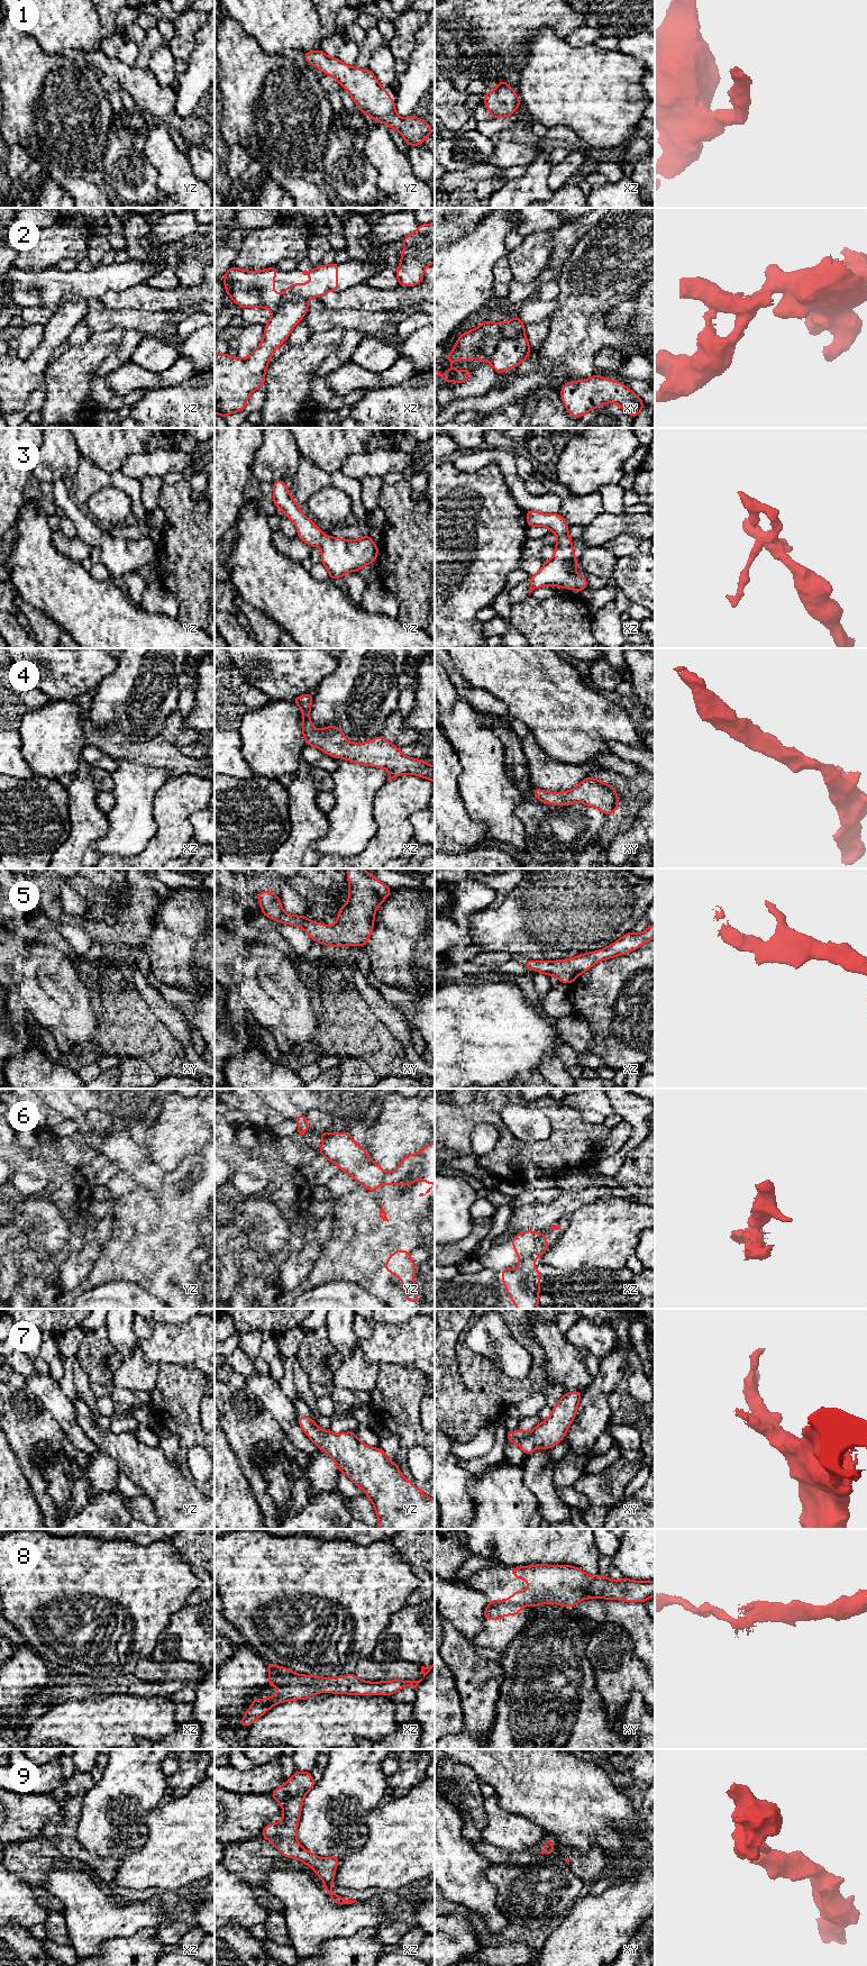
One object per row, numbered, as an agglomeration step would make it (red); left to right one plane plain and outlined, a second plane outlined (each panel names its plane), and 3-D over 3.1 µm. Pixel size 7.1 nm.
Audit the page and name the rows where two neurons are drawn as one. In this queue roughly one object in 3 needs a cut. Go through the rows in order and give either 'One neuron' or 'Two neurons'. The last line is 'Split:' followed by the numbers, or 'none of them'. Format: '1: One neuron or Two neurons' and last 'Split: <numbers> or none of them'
1: One neuron
2: Two neurons
3: One neuron
4: One neuron
5: One neuron
6: One neuron
7: One neuron
8: Two neurons
9: Two neurons
Split: 2, 8, 9

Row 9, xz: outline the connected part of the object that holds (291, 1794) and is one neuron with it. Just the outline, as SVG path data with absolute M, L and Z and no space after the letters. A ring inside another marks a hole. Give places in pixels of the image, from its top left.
M295 1772L282 1786L271 1792L272 1797L283 1809L283 1818L279 1823L268 1823L261 1835L272 1842L288 1858L301 1860L310 1866L325 1882L332 1886L339 1856L320 1858L304 1849L296 1839L296 1829L307 1793L316 1785L310 1772Z

